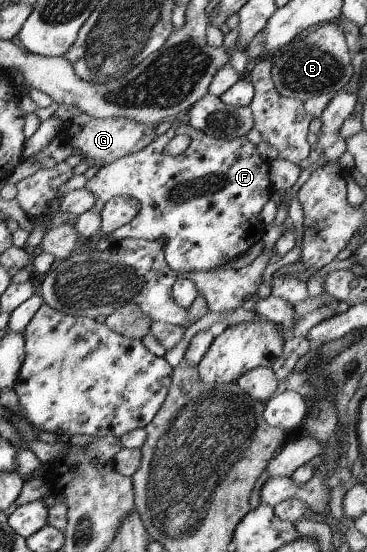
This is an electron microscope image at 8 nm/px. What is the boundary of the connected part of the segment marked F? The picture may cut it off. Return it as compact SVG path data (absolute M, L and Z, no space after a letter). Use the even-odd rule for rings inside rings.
M180 125L177 128L168 128L164 134L155 137L155 139L150 142L150 144L144 146L142 150L138 153L128 154L128 156L124 156L122 158L118 158L112 161L110 164L102 165L98 172L92 176L92 178L88 179L85 183L85 188L88 192L92 192L94 194L94 198L96 198L96 204L83 212L82 214L77 215L76 222L74 222L74 230L77 232L77 236L80 238L84 238L84 240L98 240L98 229L100 229L101 218L100 211L104 208L104 204L108 202L109 198L114 198L115 196L130 196L130 198L134 198L134 200L138 200L138 212L136 212L136 216L128 222L128 224L124 224L116 230L113 230L108 234L108 237L111 240L121 241L122 239L139 239L142 241L159 241L162 243L163 248L162 252L164 255L164 260L168 265L168 268L178 274L184 274L184 272L204 272L204 270L213 270L216 268L221 268L228 262L228 260L232 260L232 258L236 258L240 256L240 254L244 254L250 246L254 246L256 242L260 242L263 237L265 231L265 224L262 223L262 220L258 217L260 214L260 210L262 210L262 206L268 202L270 199L270 194L272 192L271 182L269 179L269 163L265 160L262 160L262 157L257 152L257 148L255 144L252 144L246 140L244 136L240 138L234 138L232 140L225 139L216 139L214 137L206 136L204 132L201 130L194 130L190 125ZM177 134L187 135L190 142L187 148L176 156L170 156L167 152L164 152L164 146L168 144L168 142Z

